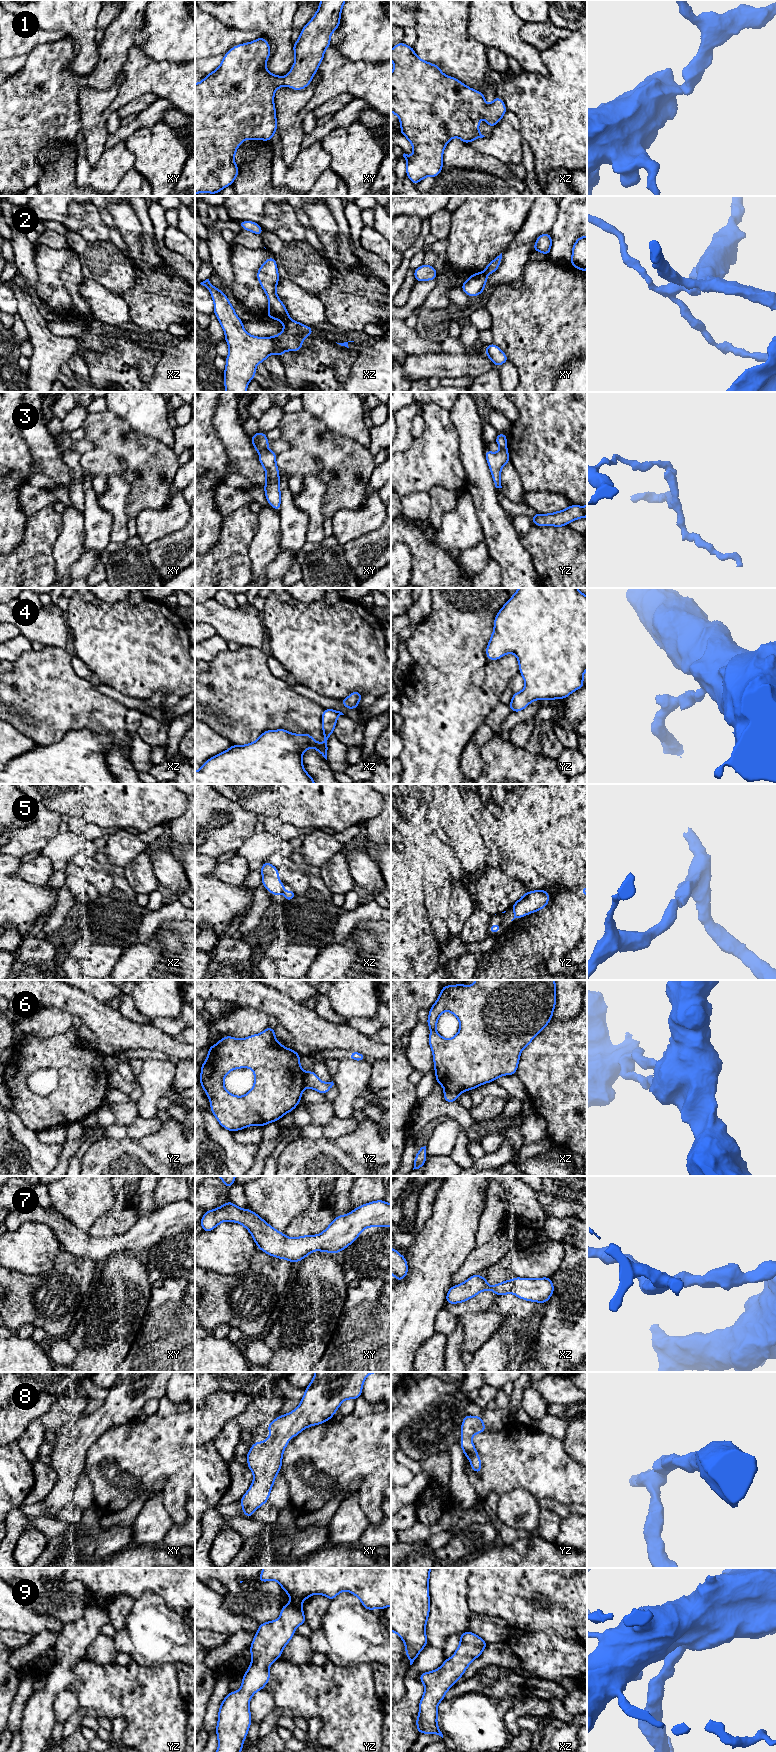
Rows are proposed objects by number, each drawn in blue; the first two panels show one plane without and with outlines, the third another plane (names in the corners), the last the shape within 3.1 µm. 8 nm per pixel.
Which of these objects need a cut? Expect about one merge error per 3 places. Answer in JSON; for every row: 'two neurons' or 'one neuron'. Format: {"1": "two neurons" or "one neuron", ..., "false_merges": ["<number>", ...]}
{"1": "one neuron", "2": "two neurons", "3": "two neurons", "4": "one neuron", "5": "one neuron", "6": "two neurons", "7": "one neuron", "8": "one neuron", "9": "one neuron", "false_merges": ["2", "3", "6"]}

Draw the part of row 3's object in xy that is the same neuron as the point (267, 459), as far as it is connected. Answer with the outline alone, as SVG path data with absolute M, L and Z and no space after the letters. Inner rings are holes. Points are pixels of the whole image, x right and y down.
M266 448L260 452L259 463L265 469L266 482L264 491L268 504L271 505L275 511L279 512L281 504L281 493L280 477L276 464L276 456L277 454L274 451Z

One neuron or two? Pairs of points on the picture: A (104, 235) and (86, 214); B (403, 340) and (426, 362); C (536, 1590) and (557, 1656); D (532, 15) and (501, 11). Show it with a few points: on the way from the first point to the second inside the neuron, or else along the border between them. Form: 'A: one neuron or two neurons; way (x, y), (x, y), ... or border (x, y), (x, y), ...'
A: one neuron; way (99, 230), (88, 219)
B: two neurons; border (441, 352), (408, 354)
C: one neuron; way (552, 1606), (557, 1611), (557, 1640)
D: two neurons; border (513, 10), (525, 22)

